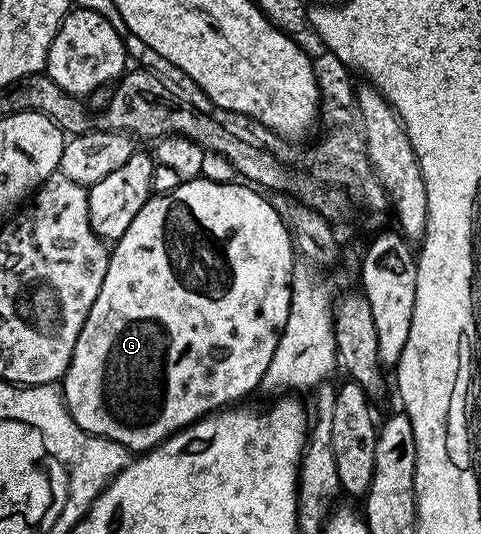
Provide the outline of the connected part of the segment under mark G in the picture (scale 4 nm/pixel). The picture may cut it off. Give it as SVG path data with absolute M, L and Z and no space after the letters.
M198 176L192 180L181 180L180 185L174 187L174 191L149 197L142 211L134 215L134 223L126 227L126 235L122 235L120 240L111 246L106 279L102 279L98 299L94 299L94 307L90 307L86 323L78 335L78 343L74 343L74 355L62 378L64 403L68 407L68 414L72 416L79 429L91 433L93 437L109 437L110 440L125 445L129 451L147 451L155 449L167 437L171 437L180 429L185 429L187 425L193 425L195 421L200 421L219 410L235 406L243 402L240 400L247 393L256 393L259 390L260 381L270 365L275 348L278 347L279 337L286 327L287 313L294 298L292 264L297 257L294 252L294 237L285 218L283 221L279 211L263 196L267 197L248 183L218 183Z

